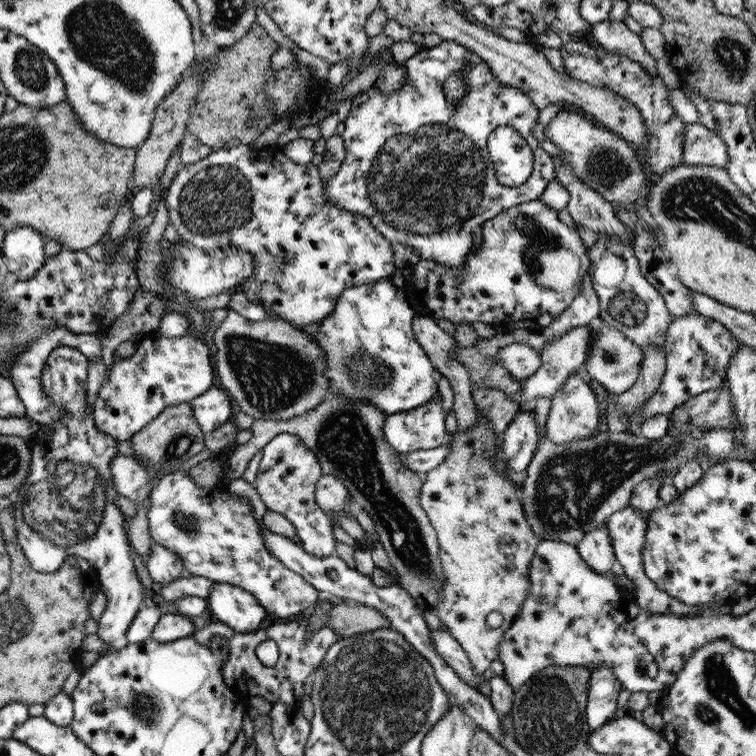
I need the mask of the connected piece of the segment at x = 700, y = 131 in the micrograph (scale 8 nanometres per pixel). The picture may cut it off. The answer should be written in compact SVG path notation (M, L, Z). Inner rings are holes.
M700 122L686 126L683 164L726 167L728 147L722 137Z

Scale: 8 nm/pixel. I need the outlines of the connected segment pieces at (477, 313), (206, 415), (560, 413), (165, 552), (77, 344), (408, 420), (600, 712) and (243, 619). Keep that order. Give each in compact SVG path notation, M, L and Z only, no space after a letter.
M542 200L514 206L484 221L482 236L480 250L470 252L460 270L422 258L410 267L412 282L408 282L403 290L418 316L434 320L445 318L454 324L470 321L504 324L506 330L518 326L523 318L539 320L539 324L552 322L580 292L582 274L593 269L579 232L562 222L558 212Z
M210 388L190 402L195 420L204 434L213 432L227 422L235 409L233 400L224 389Z
M578 374L570 376L563 390L551 400L549 418L545 425L545 434L548 435L548 439L554 444L566 444L599 434L598 428L603 420L600 417L602 414L598 405L591 384L582 381Z
M162 543L152 544L150 555L144 561L148 574L154 582L166 585L179 578L180 572L184 572L182 559L178 553L168 549Z
M60 325L56 329L52 329L52 332L42 331L42 335L38 335L36 341L30 341L22 351L20 355L15 356L15 360L11 362L11 366L7 366L7 372L9 373L10 381L14 389L17 391L20 401L25 405L26 418L30 421L36 422L42 425L49 425L54 420L57 420L60 415L66 414L64 409L56 407L44 394L41 388L40 376L44 363L48 355L56 348L62 346L77 348L78 351L82 351L86 358L89 359L89 363L102 361L102 348L100 334L74 334L74 331L70 331L68 327Z
M439 396L424 407L387 415L383 425L386 443L401 454L439 447L446 418L441 403Z
M602 666L591 671L586 707L586 722L591 730L598 730L612 721L621 692L622 684L610 668Z
M214 582L207 603L211 608L212 616L215 620L224 623L232 630L241 634L253 634L253 632L258 632L267 626L264 620L267 610L258 603L258 599L254 598L253 594L246 592L246 590L242 590L240 586L218 584L218 582Z

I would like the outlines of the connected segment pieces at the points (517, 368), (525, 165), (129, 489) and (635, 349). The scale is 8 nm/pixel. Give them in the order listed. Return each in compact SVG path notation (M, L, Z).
M510 343L498 350L497 363L517 382L536 373L541 366L541 353L532 349L530 343Z
M499 126L488 136L489 158L502 186L519 187L528 180L534 166L530 145L514 128Z
M114 456L110 462L110 476L118 494L142 505L151 497L156 480L152 479L146 467L138 463L134 457Z
M600 316L590 320L586 327L590 327L592 331L592 342L590 342L590 359L585 365L593 383L598 382L616 396L627 392L639 378L643 362L642 349L630 338L626 338L620 330L606 324Z

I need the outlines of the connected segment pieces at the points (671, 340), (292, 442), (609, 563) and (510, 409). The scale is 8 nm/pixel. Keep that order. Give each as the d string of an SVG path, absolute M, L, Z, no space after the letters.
M690 313L680 317L673 317L672 322L668 326L668 332L666 332L664 348L666 367L664 377L662 378L663 382L655 391L655 394L649 397L648 403L645 403L645 406L636 413L634 418L630 418L638 419L639 424L642 424L647 418L656 414L672 414L675 409L680 408L689 399L708 392L708 390L722 387L727 378L726 372L730 362L734 359L734 354L738 350L738 341L722 323L714 321L714 319L706 317L706 315Z
M289 433L274 436L261 452L258 476L252 484L268 510L280 512L292 522L300 538L299 545L310 556L324 559L335 554L333 522L315 502L316 483L323 472L314 452L301 439Z
M606 523L588 531L580 540L577 549L588 566L598 573L606 574L616 566L614 547L612 547L612 539L606 529Z
M473 383L470 385L470 390L476 408L488 416L493 432L501 437L516 413L520 411L520 405L511 402L500 390L489 388L481 390Z

